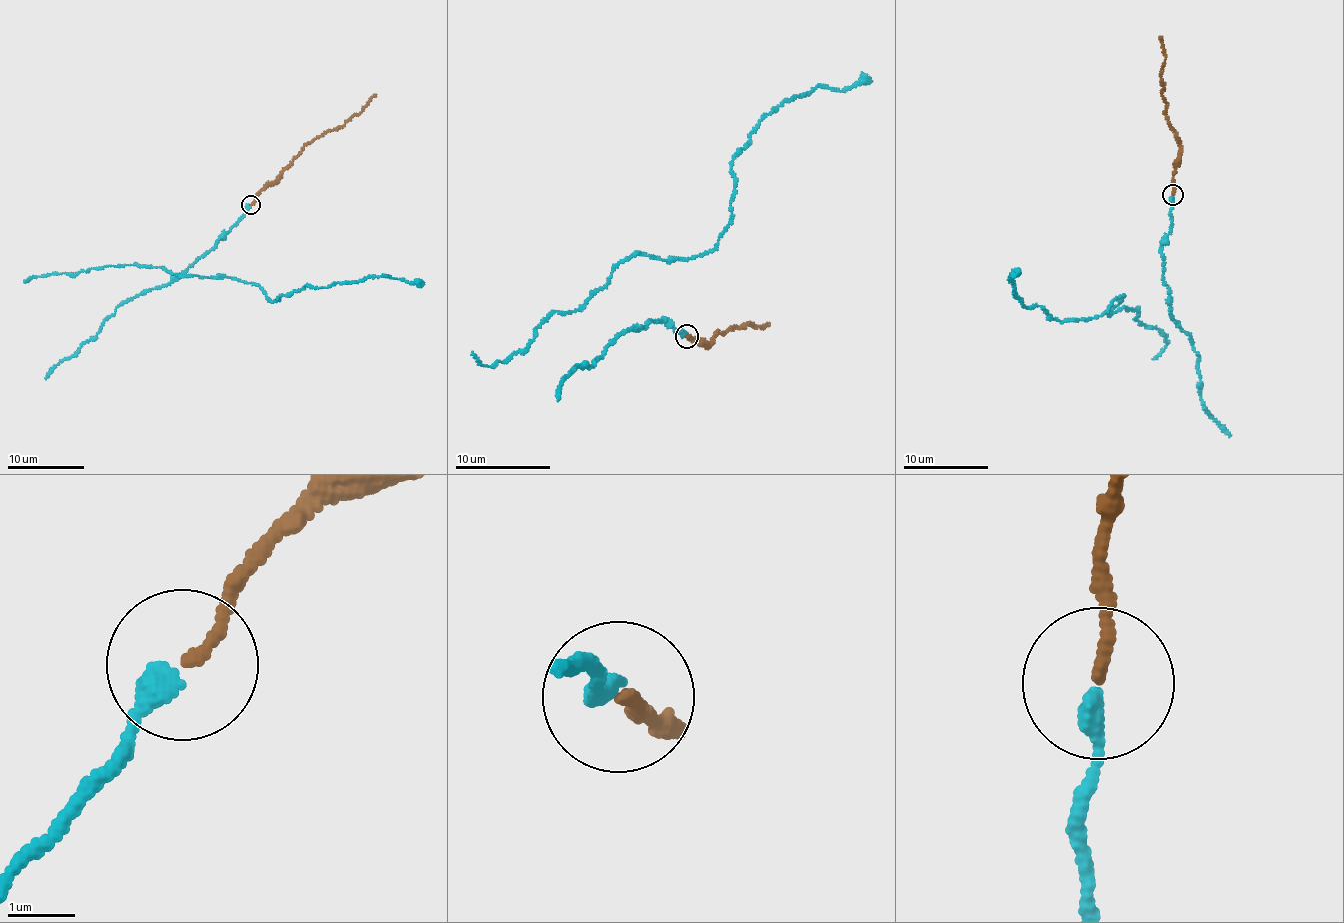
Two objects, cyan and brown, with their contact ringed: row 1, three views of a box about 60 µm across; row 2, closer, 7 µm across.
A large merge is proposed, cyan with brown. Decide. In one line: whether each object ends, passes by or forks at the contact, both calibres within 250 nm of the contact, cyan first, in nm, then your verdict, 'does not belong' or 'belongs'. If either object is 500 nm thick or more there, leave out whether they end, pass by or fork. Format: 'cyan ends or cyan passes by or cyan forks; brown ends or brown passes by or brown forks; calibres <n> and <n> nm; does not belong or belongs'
cyan ends; brown ends; calibres 320 and 150 nm; belongs

